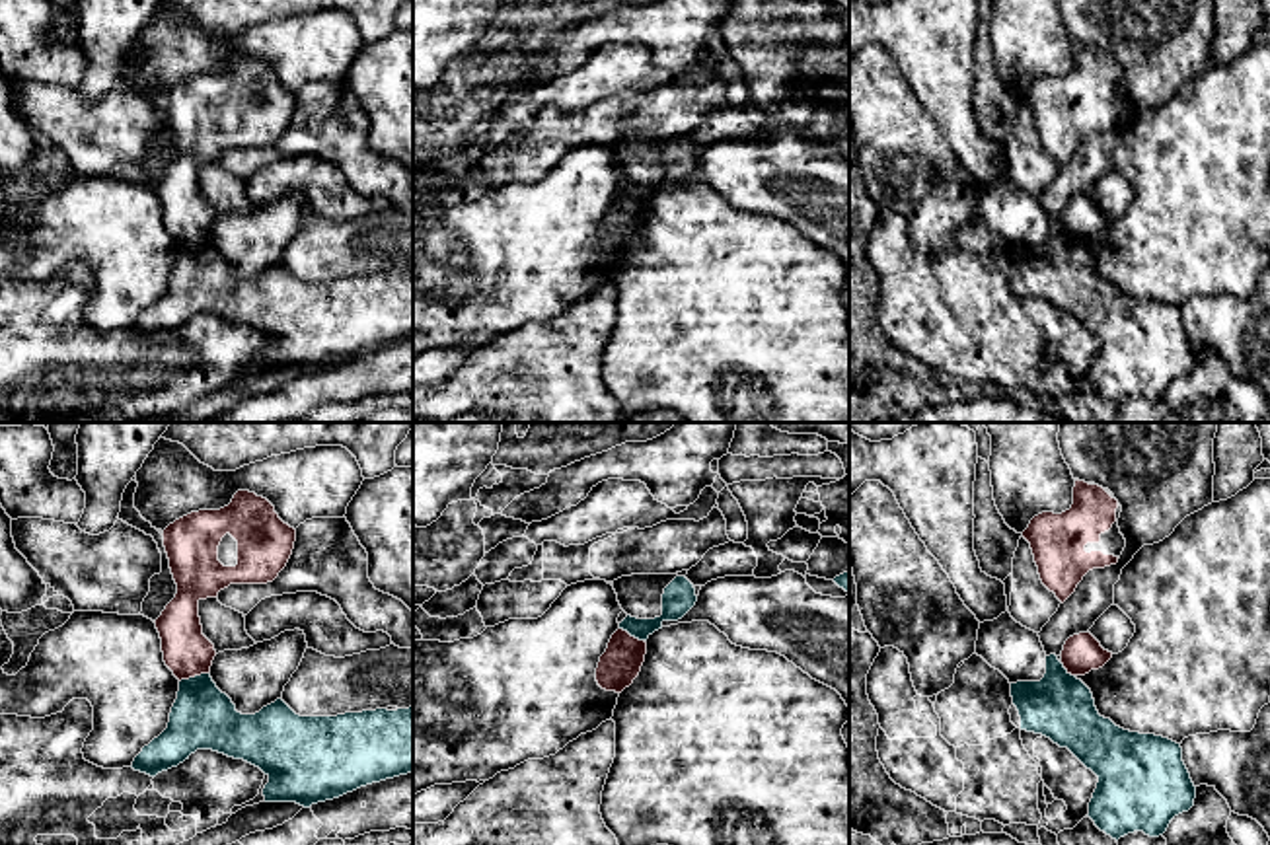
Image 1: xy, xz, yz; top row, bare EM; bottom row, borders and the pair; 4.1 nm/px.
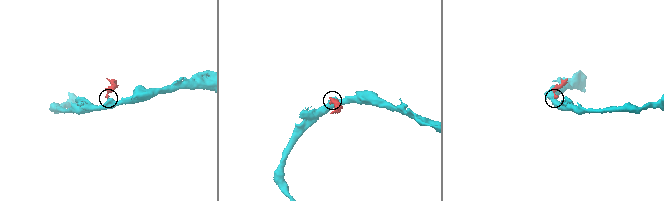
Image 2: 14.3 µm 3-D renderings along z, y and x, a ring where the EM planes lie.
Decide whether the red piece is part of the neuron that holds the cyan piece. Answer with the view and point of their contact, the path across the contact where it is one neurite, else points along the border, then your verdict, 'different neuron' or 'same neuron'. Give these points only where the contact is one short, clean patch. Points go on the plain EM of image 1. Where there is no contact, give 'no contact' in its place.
xy (195, 240) | along xy (207, 236), (180, 246) | different neuron

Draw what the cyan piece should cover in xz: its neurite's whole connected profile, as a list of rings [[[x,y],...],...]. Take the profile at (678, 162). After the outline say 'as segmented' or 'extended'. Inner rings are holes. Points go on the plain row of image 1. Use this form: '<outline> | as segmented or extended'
[[[676,140],[662,158],[662,179],[654,183],[637,183],[627,179],[619,193],[639,204],[647,204],[664,185],[682,183],[697,165],[695,152],[686,140]]] | as segmented

